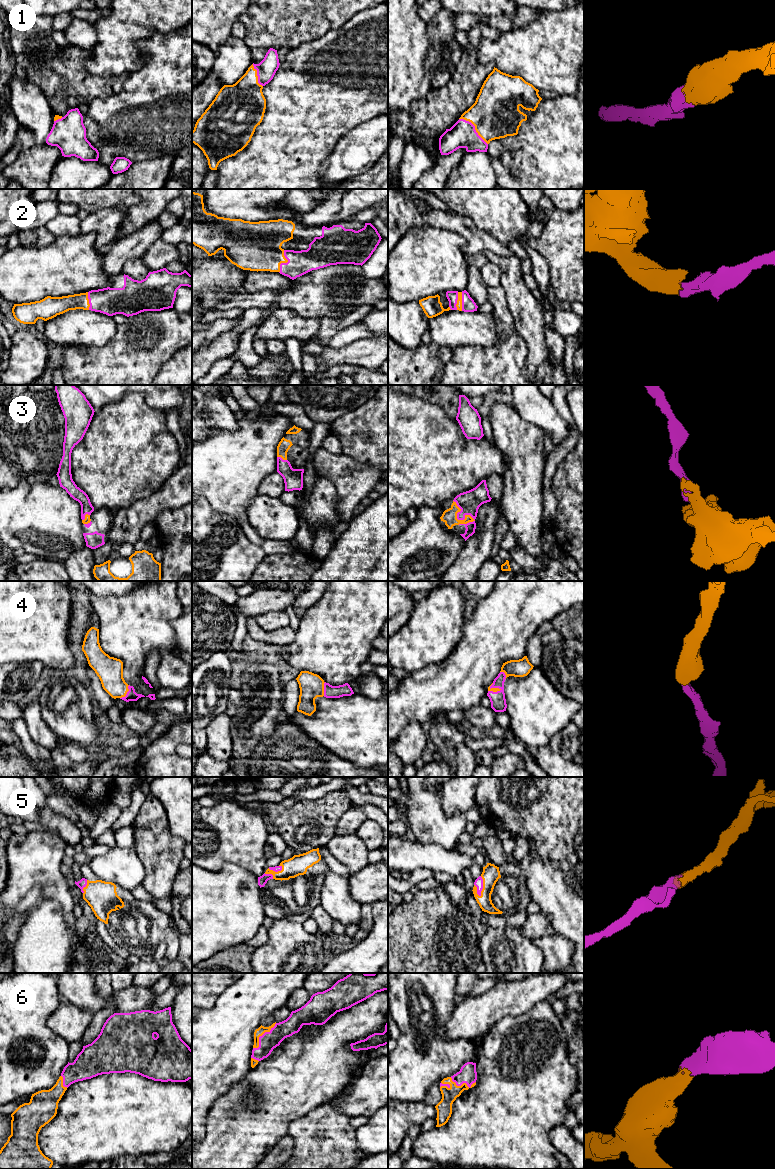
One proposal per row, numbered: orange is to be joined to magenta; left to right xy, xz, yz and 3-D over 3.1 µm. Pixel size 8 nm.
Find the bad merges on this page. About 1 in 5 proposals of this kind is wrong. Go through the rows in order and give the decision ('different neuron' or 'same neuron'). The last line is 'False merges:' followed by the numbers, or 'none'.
1: same neuron
2: same neuron
3: same neuron
4: same neuron
5: same neuron
6: same neuron
False merges: none

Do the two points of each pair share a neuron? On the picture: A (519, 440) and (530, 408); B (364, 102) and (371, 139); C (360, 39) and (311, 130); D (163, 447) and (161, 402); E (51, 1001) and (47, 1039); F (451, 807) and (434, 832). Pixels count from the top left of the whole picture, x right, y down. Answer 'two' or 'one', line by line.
A: two
B: two
C: one
D: two
E: one
F: two

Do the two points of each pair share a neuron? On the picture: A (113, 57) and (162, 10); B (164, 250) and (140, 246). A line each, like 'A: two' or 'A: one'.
A: one
B: two

